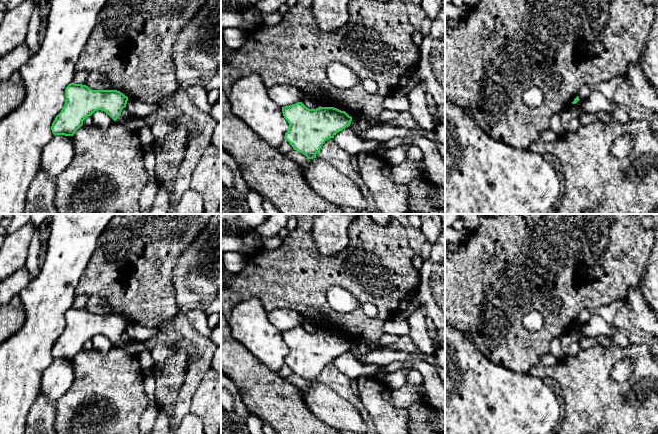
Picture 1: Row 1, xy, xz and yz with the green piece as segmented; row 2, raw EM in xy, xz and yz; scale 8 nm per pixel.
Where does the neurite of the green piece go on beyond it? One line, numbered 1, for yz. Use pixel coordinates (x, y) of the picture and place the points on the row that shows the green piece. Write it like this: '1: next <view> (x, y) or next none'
1: next none

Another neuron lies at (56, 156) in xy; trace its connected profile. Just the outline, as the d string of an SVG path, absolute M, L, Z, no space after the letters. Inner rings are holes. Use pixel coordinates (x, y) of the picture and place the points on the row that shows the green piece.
M54 135L43 148L40 170L49 176L57 177L71 163L75 155L73 136Z

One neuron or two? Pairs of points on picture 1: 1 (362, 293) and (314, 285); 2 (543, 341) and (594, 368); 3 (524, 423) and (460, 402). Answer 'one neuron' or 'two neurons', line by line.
1: one neuron
2: two neurons
3: one neuron

